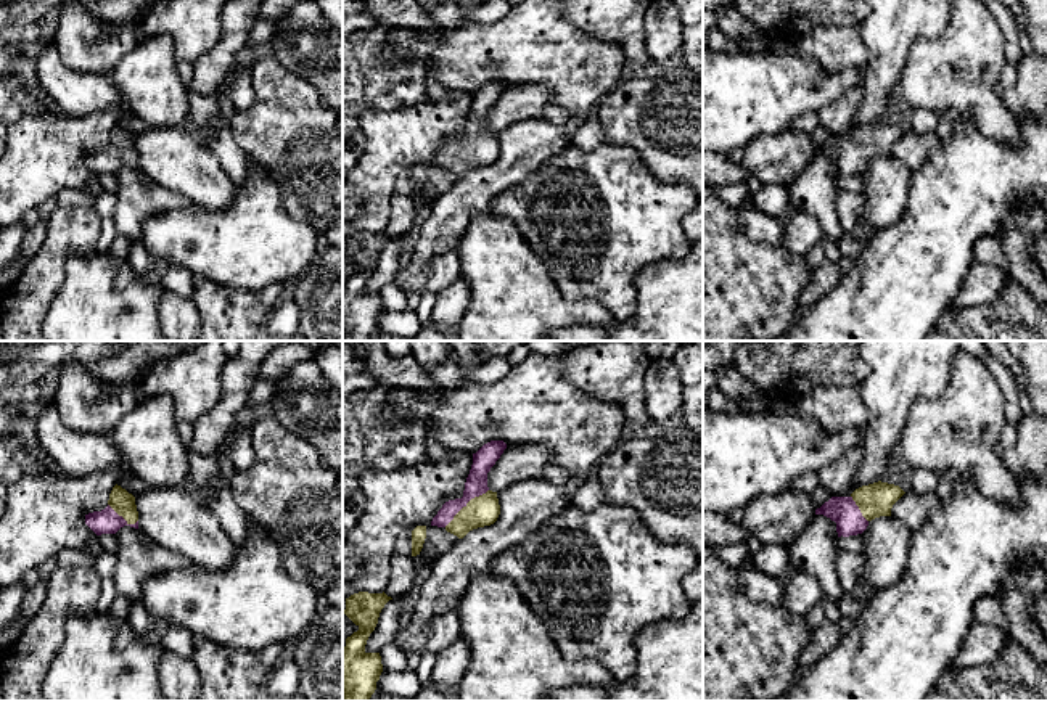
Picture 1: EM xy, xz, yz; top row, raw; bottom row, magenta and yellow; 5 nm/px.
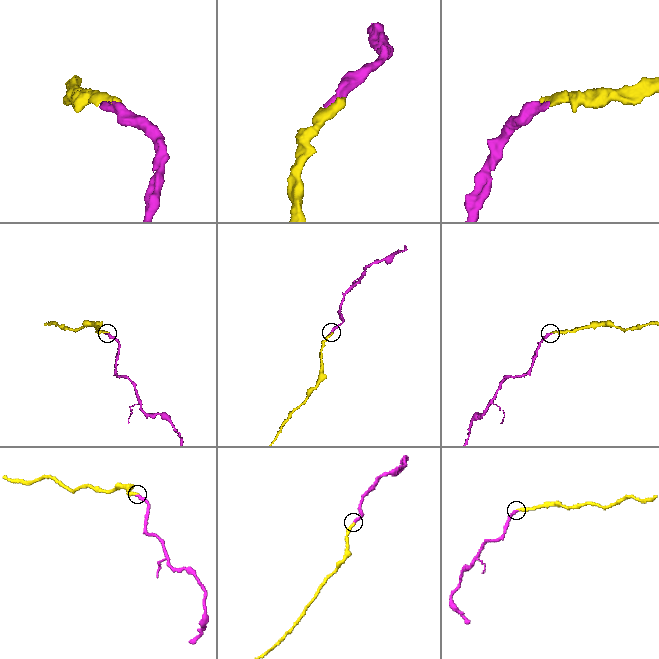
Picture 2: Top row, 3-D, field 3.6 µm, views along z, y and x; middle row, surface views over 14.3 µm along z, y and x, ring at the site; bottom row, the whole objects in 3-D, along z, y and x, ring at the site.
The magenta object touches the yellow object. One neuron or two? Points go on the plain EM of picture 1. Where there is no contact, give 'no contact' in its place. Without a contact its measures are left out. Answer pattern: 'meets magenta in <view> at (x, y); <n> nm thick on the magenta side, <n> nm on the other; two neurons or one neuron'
meets magenta in xz at (465, 145); 110 nm thick on the magenta side, 150 nm on the other; one neuron

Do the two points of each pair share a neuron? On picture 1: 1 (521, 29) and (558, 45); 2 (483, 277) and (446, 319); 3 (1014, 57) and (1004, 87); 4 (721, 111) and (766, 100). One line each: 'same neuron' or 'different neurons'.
1: same neuron
2: different neurons
3: different neurons
4: same neuron

